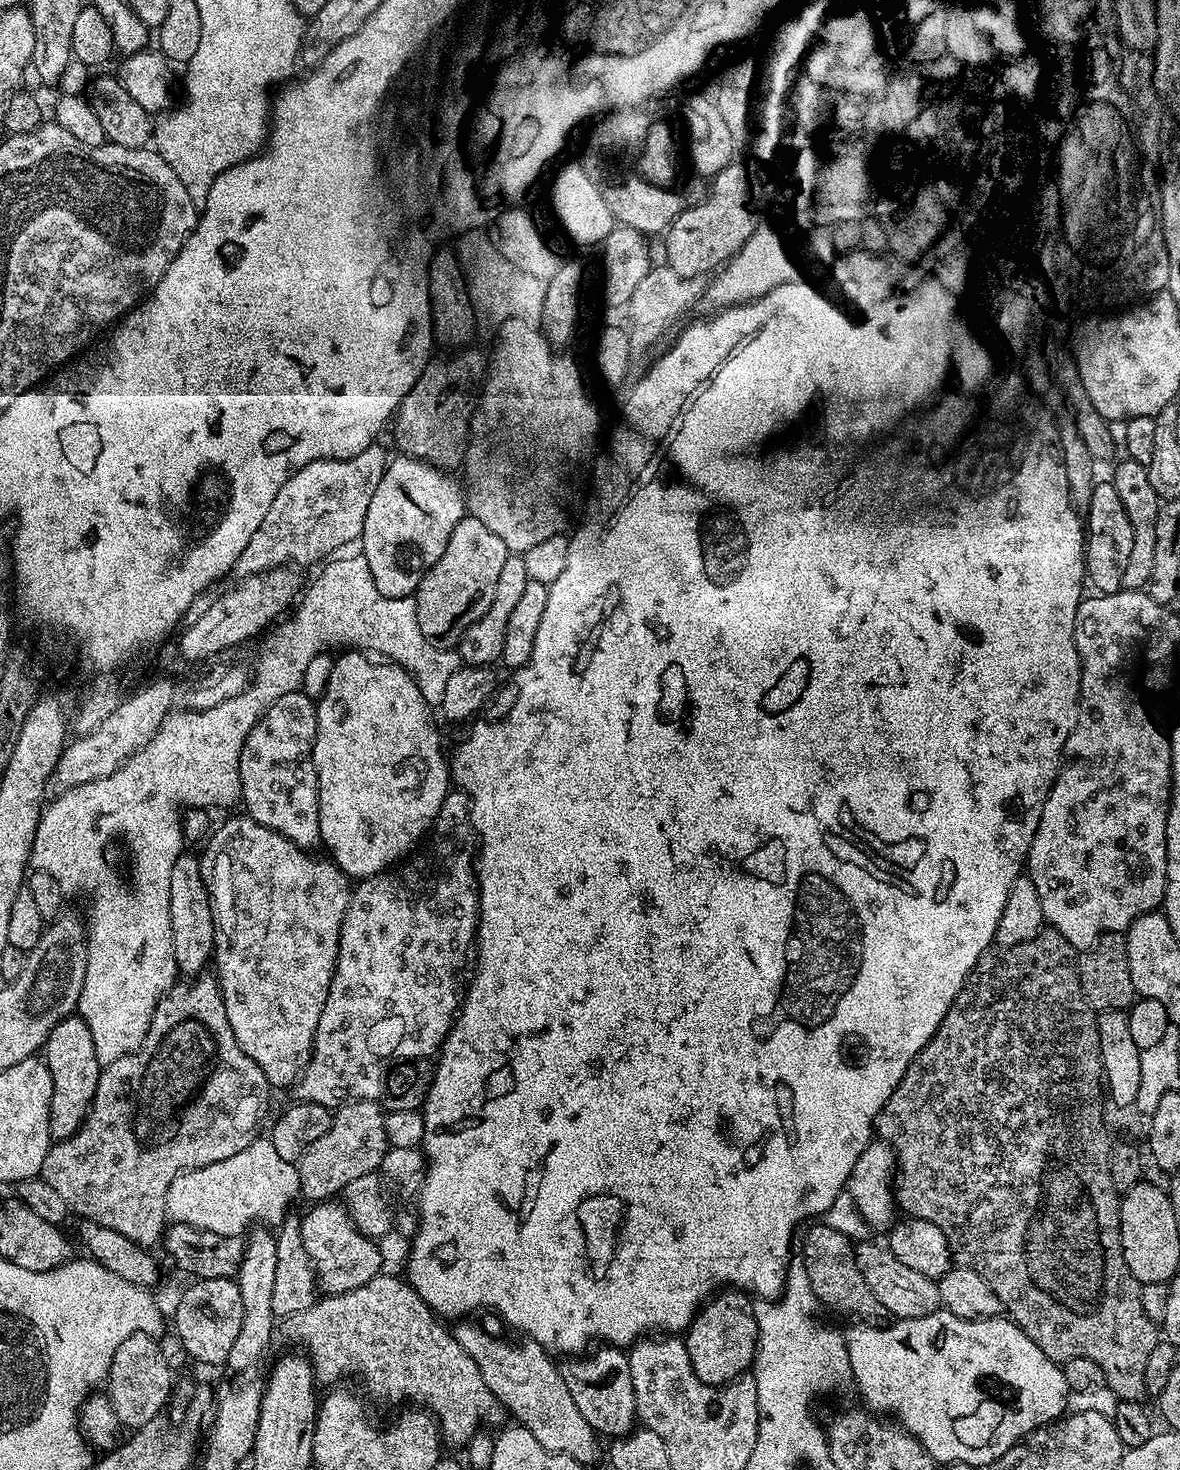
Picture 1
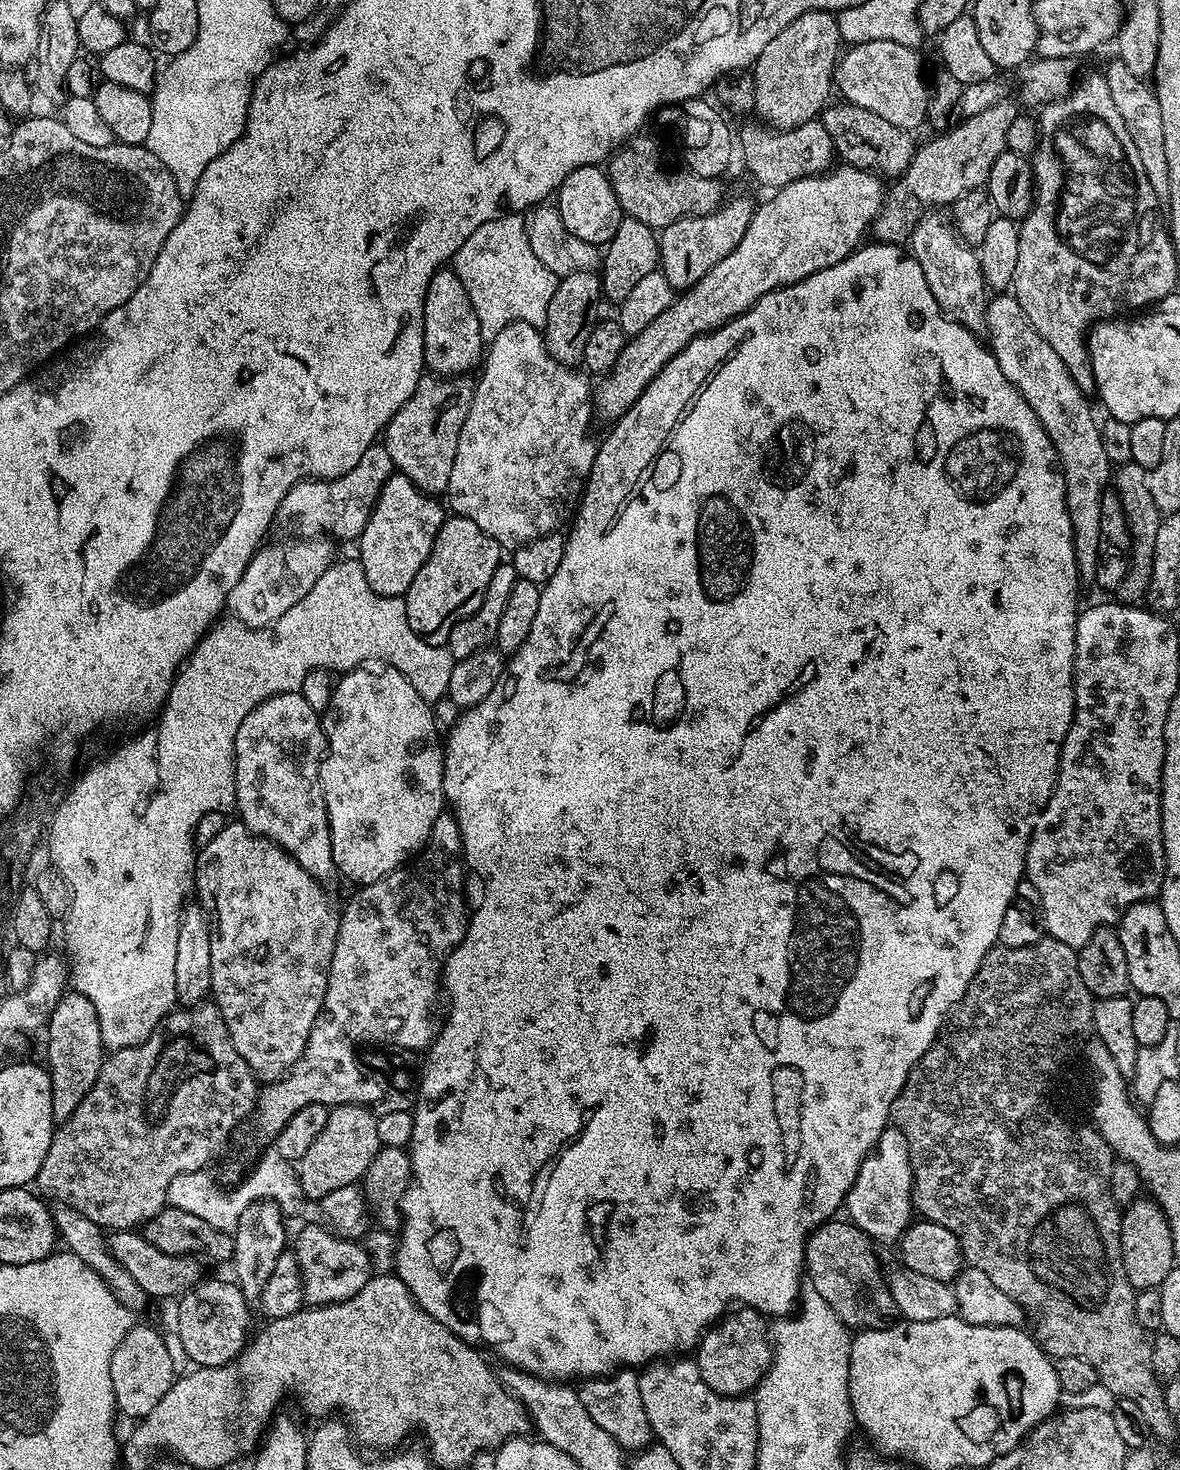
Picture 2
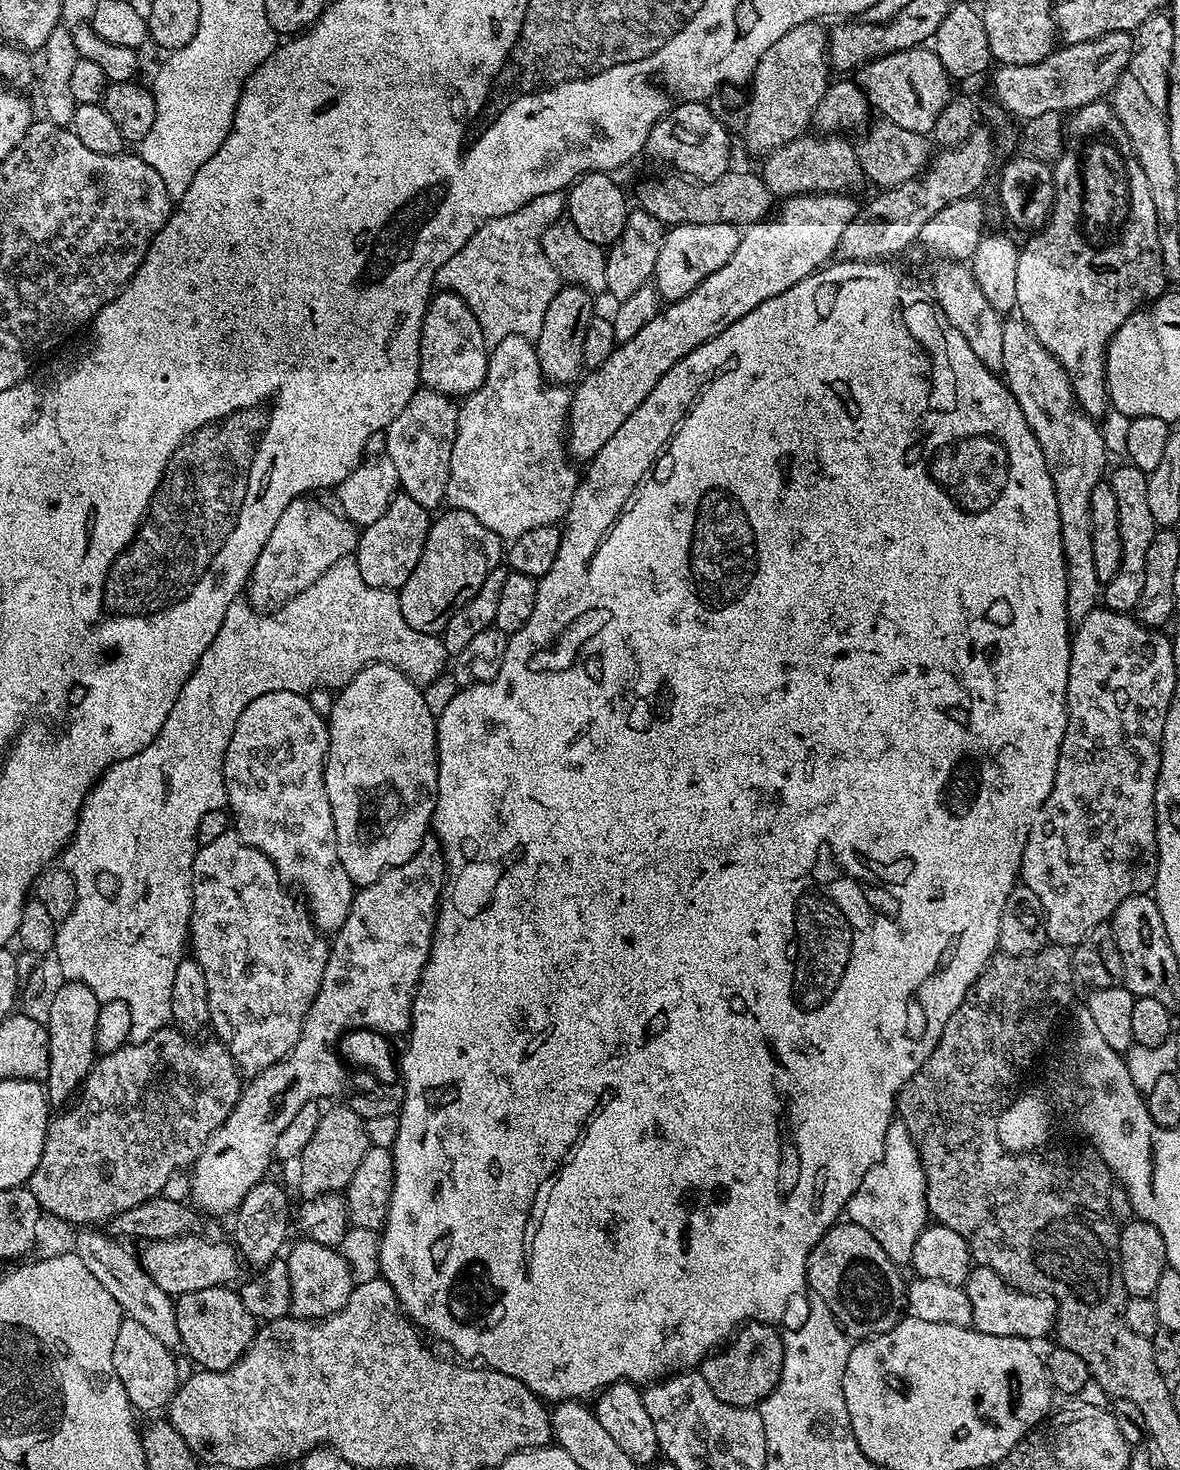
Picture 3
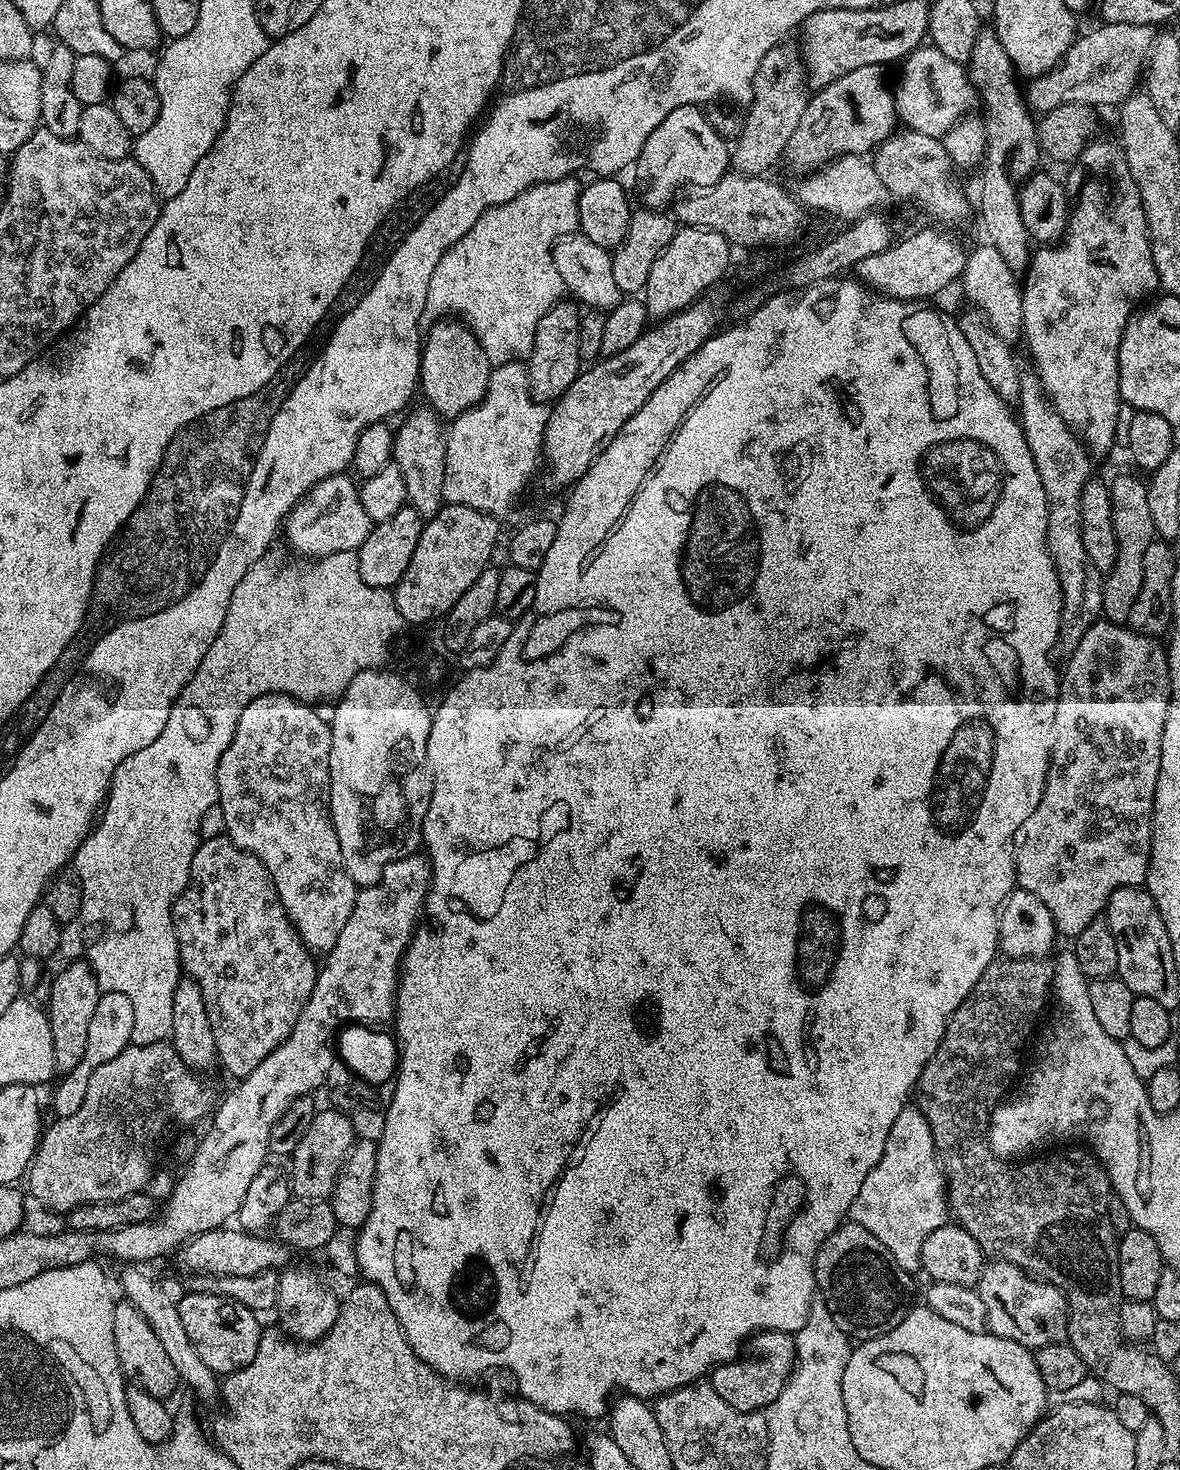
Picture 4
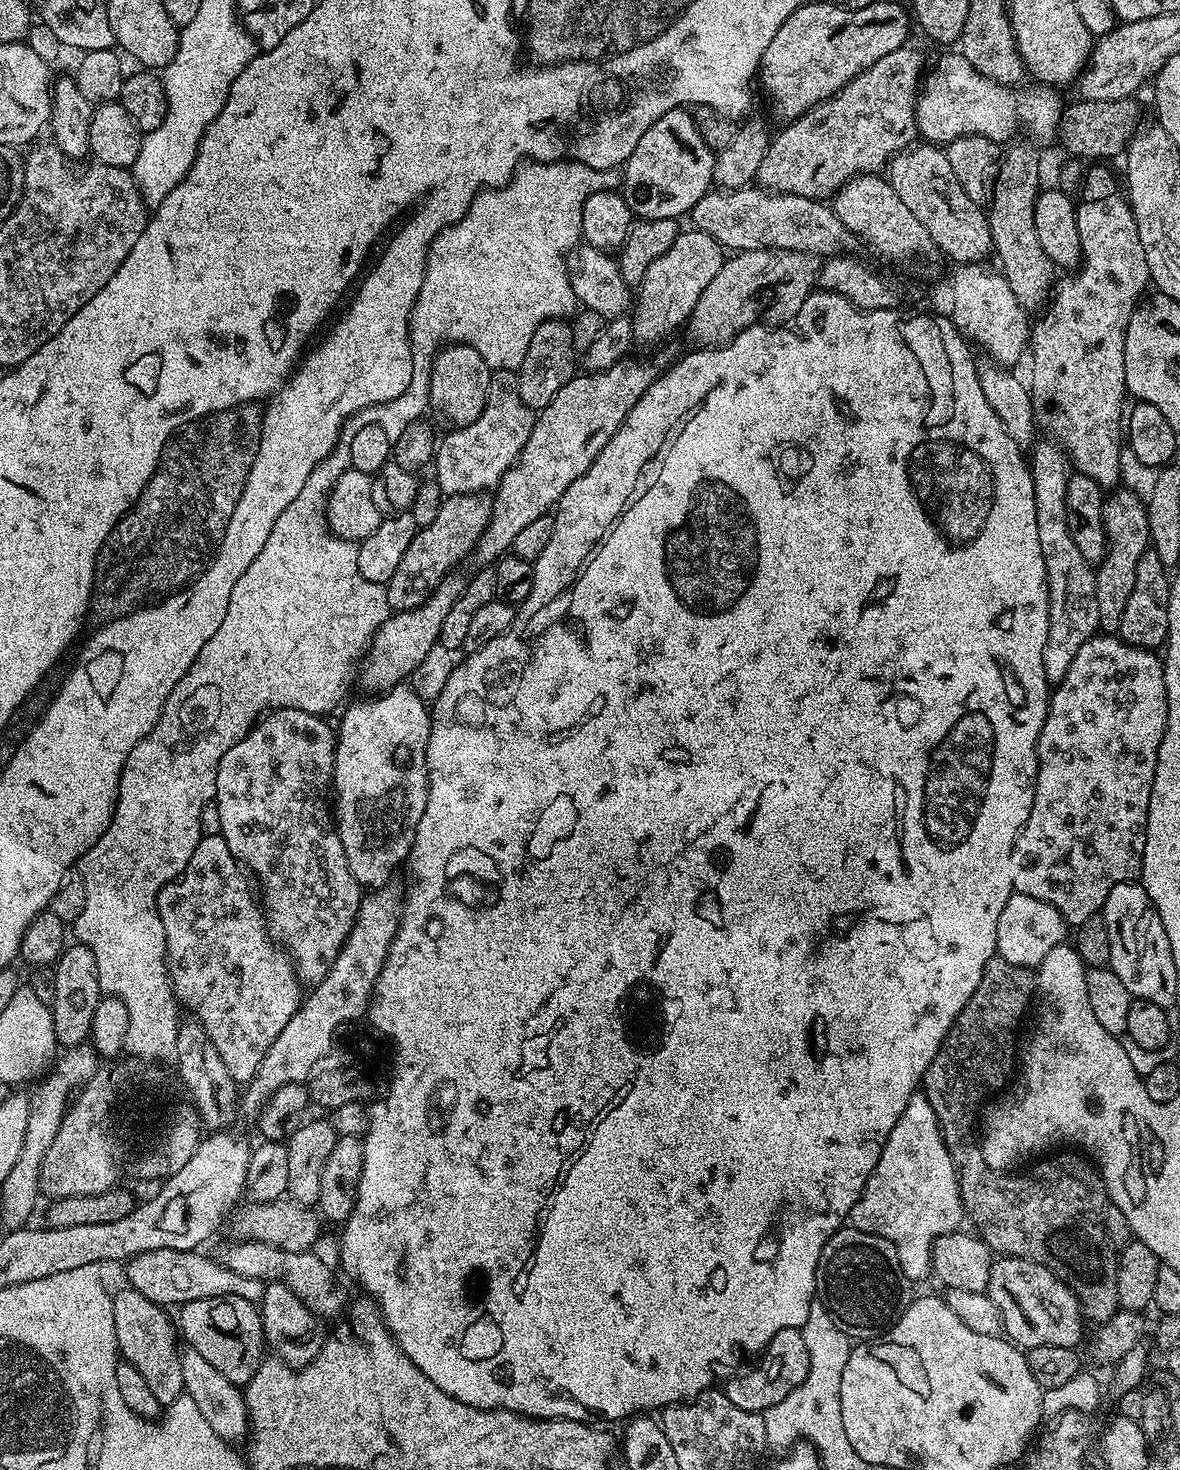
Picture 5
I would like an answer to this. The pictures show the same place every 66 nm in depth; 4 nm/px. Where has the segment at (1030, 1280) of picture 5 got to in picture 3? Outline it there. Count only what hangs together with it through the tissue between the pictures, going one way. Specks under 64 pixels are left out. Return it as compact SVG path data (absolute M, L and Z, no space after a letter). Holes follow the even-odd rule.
M973 1267L966 1285L973 1311L972 1326L984 1334L995 1337L1022 1337L1029 1342L1042 1338L1055 1329L1056 1300L1039 1291L1022 1292L1012 1287L992 1268Z

